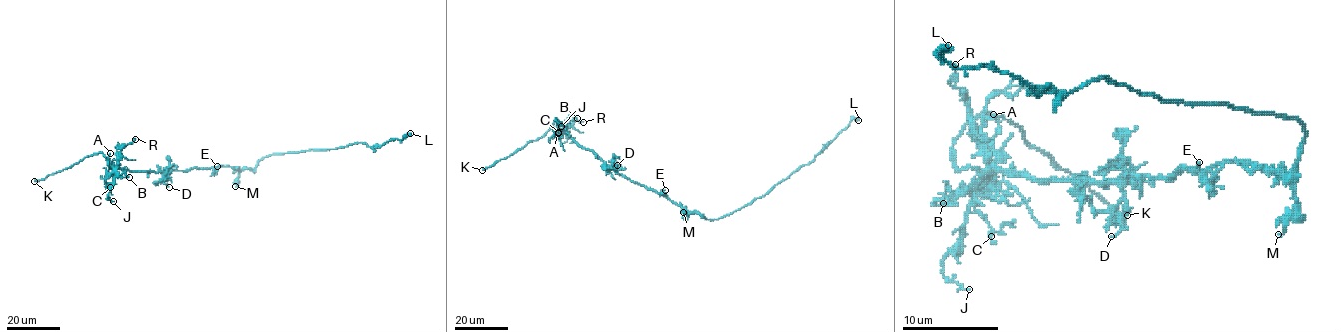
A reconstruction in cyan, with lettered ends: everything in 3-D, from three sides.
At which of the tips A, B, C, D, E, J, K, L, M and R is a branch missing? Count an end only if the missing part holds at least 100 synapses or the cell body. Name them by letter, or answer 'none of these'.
K

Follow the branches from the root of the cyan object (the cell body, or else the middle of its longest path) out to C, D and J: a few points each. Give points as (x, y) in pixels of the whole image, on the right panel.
C: (1230, 160), (1209, 169), (1180, 169), (1173, 176), (1106, 181), (1036, 181), (996, 169), (974, 200), (991, 236)
D: (1230, 160), (1218, 162), (1209, 169), (1180, 169), (1173, 176), (1130, 176), (1123, 188), (1123, 227), (1111, 236)
J: (1230, 160), (1106, 181), (1034, 181), (993, 169), (943, 260), (943, 275), (969, 289)

